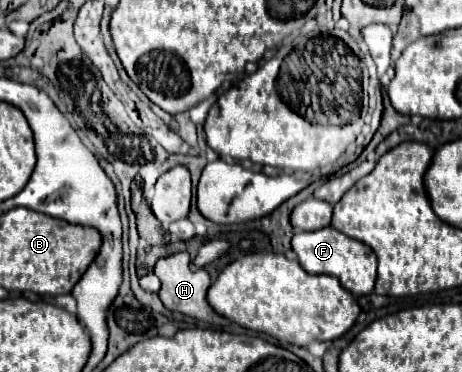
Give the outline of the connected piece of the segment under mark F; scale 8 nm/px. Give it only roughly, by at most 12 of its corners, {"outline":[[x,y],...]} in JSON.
{"outline":[[334,227],[296,233],[310,275],[330,275],[354,297],[370,295],[376,255]]}

